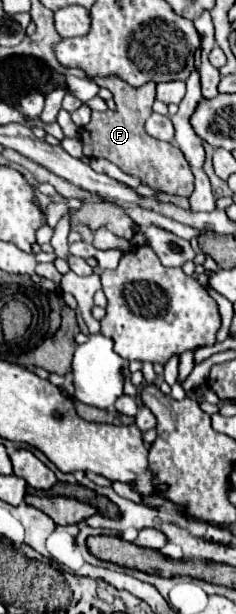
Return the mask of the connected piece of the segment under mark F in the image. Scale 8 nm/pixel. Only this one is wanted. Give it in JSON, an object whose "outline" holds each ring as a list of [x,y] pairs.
{"outline":[[[94,79],[100,87],[108,87],[116,99],[116,111],[92,111],[92,119],[82,127],[82,143],[86,157],[104,157],[118,165],[122,171],[136,175],[144,185],[168,195],[188,197],[194,191],[194,175],[184,153],[172,143],[158,141],[144,131],[144,121],[152,115],[156,85],[146,83],[140,89],[128,87],[120,79]]]}

